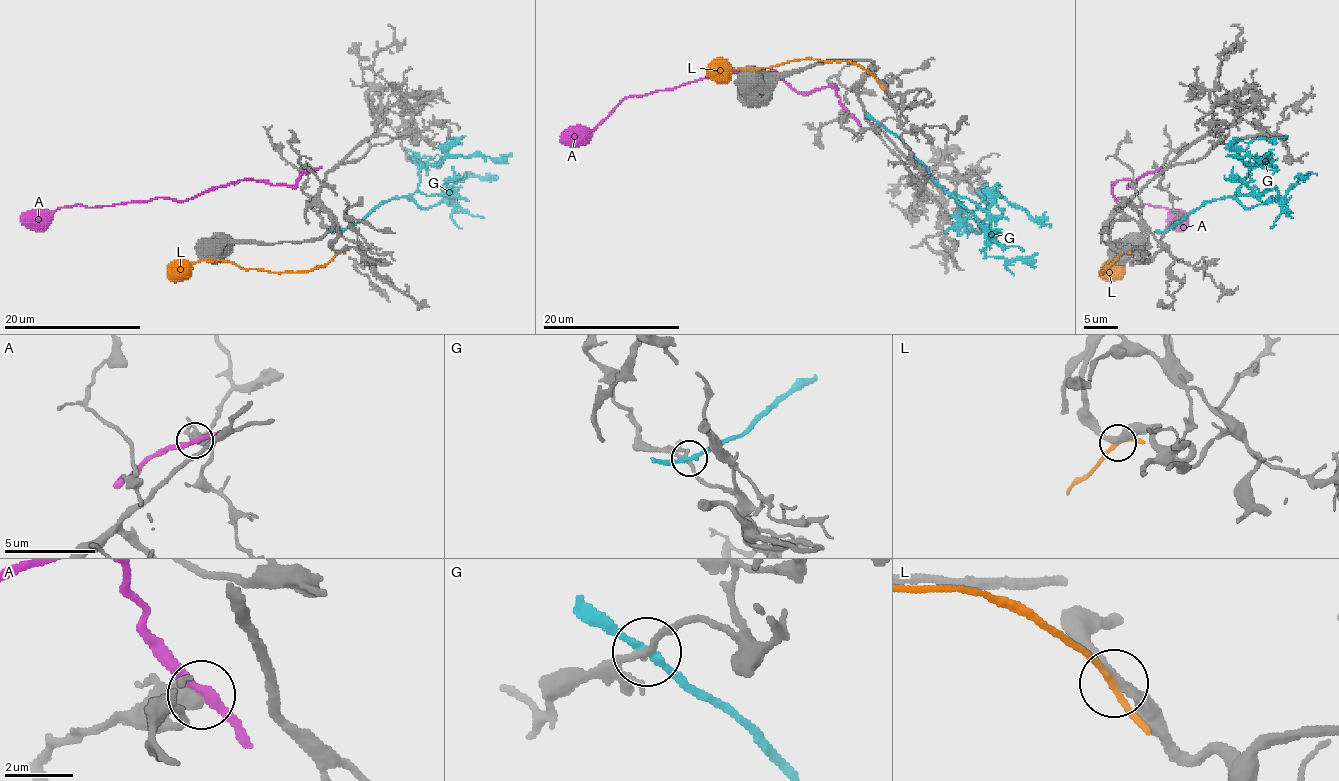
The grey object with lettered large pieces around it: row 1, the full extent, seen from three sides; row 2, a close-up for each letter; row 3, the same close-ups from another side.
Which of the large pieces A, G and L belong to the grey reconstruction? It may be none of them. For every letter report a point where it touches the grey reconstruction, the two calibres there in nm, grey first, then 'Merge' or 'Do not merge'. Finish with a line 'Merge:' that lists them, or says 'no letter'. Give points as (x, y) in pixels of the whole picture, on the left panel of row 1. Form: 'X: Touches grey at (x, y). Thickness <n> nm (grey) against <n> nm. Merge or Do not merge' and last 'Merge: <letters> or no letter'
A: Touches grey at (311, 170). Thickness 400 nm (grey) against 260 nm. Do not merge
G: Touches grey at (340, 230). Thickness 190 nm (grey) against 180 nm. Merge
L: Touches grey at (338, 253). Thickness 300 nm (grey) against 180 nm. Do not merge
Merge: G

